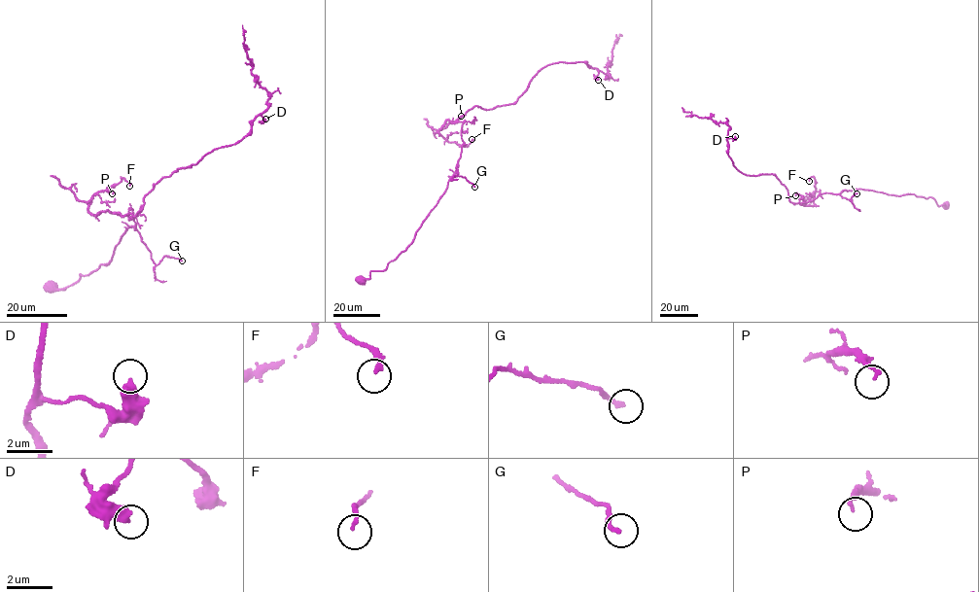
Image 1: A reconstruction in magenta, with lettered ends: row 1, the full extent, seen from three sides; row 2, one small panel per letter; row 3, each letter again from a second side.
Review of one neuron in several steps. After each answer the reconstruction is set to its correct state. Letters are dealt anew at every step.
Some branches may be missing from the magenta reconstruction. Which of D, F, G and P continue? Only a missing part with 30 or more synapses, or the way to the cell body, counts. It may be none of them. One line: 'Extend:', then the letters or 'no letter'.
Extend: no letter

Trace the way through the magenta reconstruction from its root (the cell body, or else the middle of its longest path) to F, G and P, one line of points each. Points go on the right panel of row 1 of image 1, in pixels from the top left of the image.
F: (945, 205), (931, 197), (856, 189), (821, 193), (803, 201), (806, 206), (815, 204), (816, 181), (809, 181)
G: (945, 205), (910, 193), (856, 189), (838, 194), (853, 204), (856, 193)
P: (945, 205), (938, 206), (931, 197), (857, 189), (821, 193), (803, 202), (813, 206), (807, 196), (795, 195)

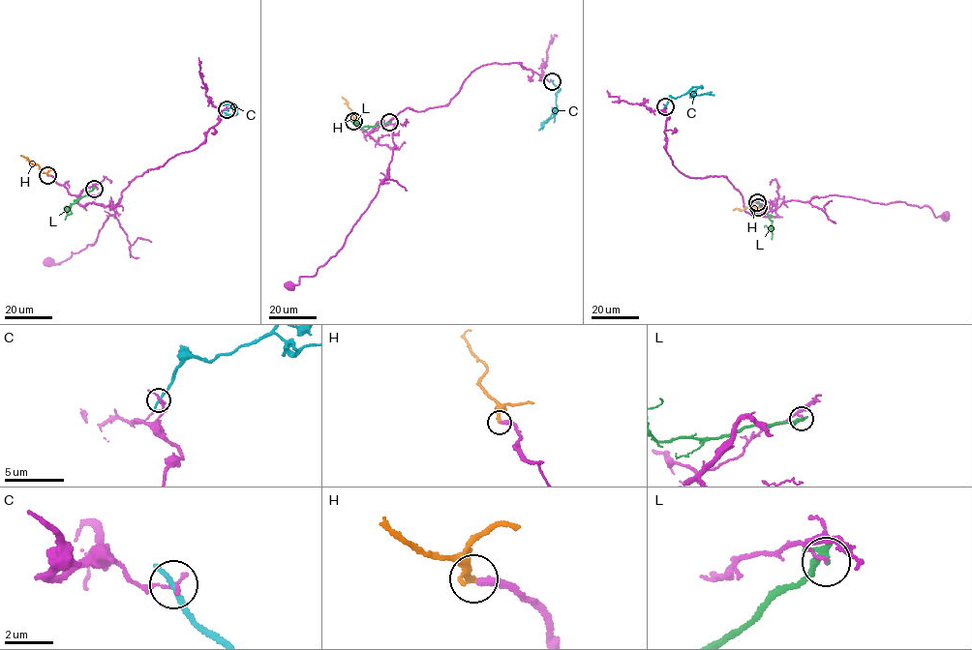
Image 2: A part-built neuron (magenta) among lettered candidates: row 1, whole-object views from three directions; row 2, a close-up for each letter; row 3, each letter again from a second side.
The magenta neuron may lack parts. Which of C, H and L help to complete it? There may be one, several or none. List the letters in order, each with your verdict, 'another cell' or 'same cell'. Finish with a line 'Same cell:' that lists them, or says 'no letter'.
C: another cell
H: same cell
L: another cell
Same cell: H

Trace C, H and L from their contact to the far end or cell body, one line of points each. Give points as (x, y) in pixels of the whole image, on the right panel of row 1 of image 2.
C: (665, 106), (670, 99), (687, 93), (714, 95)
H: (758, 207), (733, 210)
L: (757, 202), (771, 221), (771, 230), (764, 227)

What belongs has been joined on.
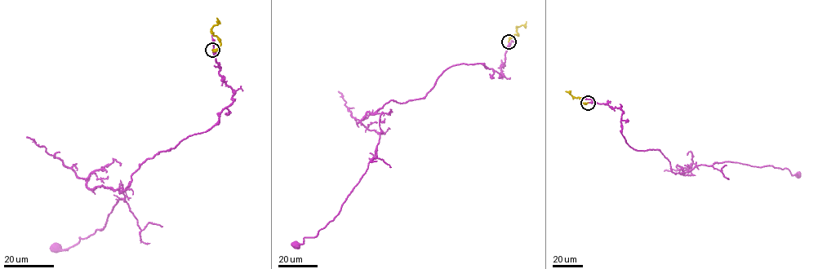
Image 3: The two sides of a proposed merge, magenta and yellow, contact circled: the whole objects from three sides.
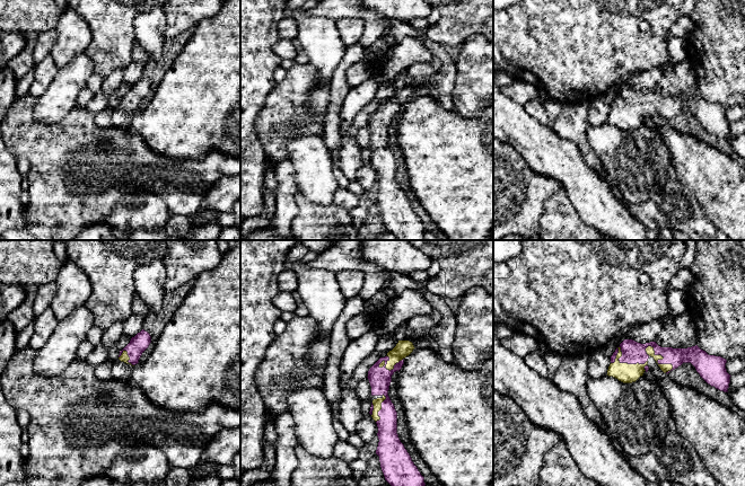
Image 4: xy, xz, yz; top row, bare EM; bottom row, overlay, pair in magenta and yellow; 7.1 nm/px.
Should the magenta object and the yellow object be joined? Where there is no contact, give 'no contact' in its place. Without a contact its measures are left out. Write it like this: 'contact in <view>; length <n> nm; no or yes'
contact in yz; length 280 nm; yes

